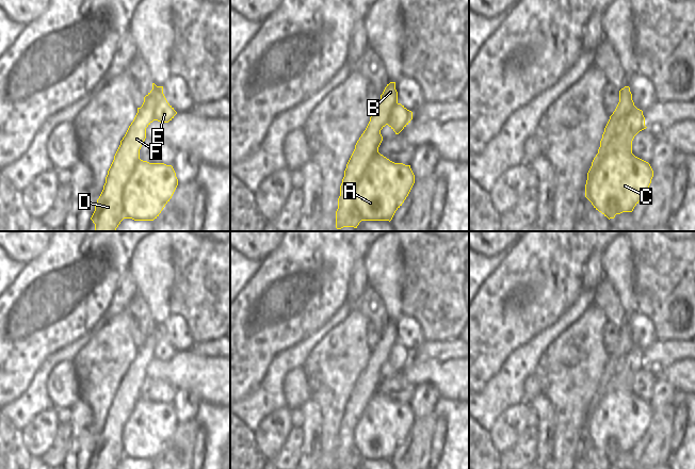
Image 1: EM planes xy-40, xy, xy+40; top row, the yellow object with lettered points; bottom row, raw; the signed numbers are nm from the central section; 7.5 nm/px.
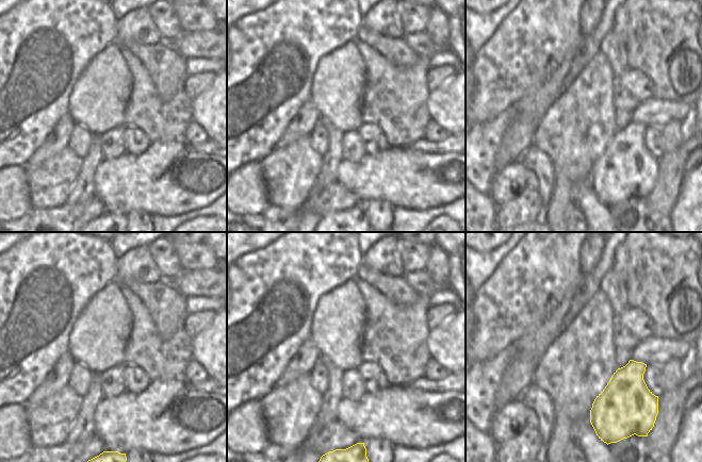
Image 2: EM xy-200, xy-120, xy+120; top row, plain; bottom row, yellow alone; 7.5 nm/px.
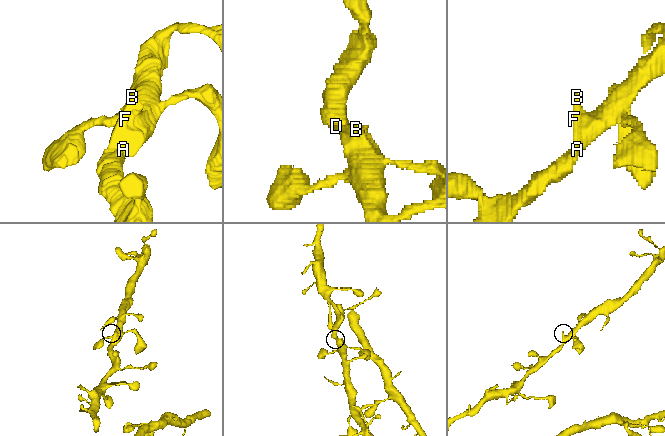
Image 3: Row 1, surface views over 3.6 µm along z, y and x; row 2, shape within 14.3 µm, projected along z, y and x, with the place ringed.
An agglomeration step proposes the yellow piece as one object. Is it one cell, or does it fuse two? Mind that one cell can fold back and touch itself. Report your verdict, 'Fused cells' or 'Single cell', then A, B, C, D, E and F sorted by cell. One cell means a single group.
Single cell. Groups: A B C D E F.

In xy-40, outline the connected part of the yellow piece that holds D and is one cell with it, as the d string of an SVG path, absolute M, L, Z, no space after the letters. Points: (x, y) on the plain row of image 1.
M152 322L152 328L144 336L141 346L129 365L114 399L108 409L103 428L95 443L91 456L95 469L116 469L124 457L134 459L153 459L159 455L165 443L172 437L178 418L172 404L164 402L149 402L140 398L140 388L146 377L146 367L153 360L168 361L177 351L167 341L163 325Z

